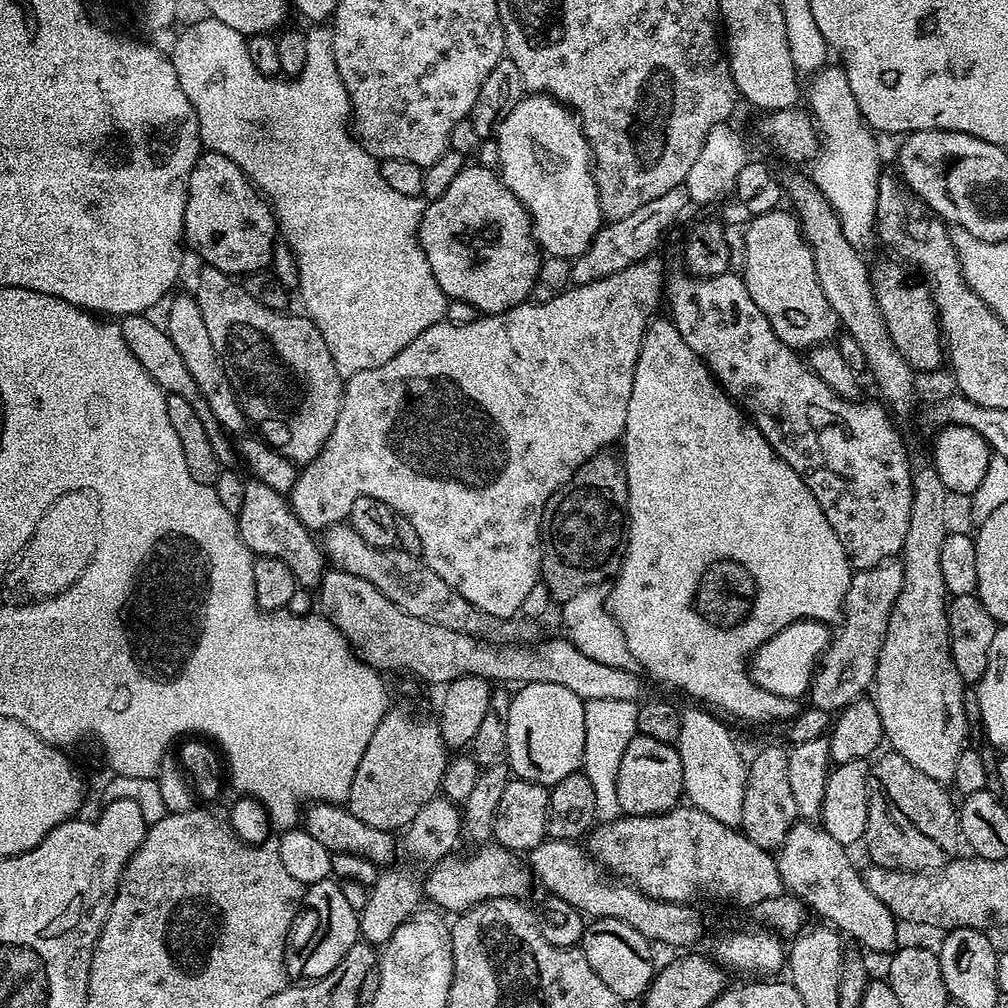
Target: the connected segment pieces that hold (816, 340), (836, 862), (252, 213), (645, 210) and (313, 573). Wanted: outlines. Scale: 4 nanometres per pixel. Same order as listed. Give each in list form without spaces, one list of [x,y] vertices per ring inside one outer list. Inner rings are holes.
[[[784,211],[767,212],[747,221],[742,279],[750,298],[754,298],[754,306],[762,310],[780,341],[788,348],[807,350],[829,343],[837,335],[838,321],[830,302],[826,302],[826,294],[822,294],[814,254],[804,241],[799,219],[791,211]]]
[[[797,822],[775,853],[778,874],[791,895],[798,897],[811,911],[813,908],[818,915],[825,916],[828,919],[825,921],[845,937],[861,940],[872,952],[891,953],[898,944],[897,918],[870,894],[861,869],[852,865],[848,852],[849,849],[834,842],[819,823]]]
[[[205,151],[196,159],[190,174],[184,238],[187,247],[191,251],[193,248],[209,268],[229,274],[262,272],[271,265],[278,243],[276,214],[271,204],[257,192],[247,174],[234,166],[230,158]]]
[[[676,185],[666,192],[658,195],[653,201],[640,206],[633,214],[616,221],[609,221],[602,226],[586,251],[575,257],[572,265],[573,285],[598,282],[610,274],[616,274],[618,270],[625,269],[628,265],[634,265],[640,260],[651,257],[662,236],[668,228],[681,216],[682,212],[690,206],[689,193],[686,186]]]
[[[257,480],[247,481],[243,492],[242,510],[237,513],[237,524],[240,537],[253,555],[276,556],[280,560],[285,560],[295,576],[297,585],[301,589],[312,588],[314,590],[319,587],[321,578],[326,571],[326,558],[323,554],[323,549],[317,539],[315,542],[312,538],[313,533],[294,515],[292,507],[283,493],[276,491],[276,489],[271,489]]]

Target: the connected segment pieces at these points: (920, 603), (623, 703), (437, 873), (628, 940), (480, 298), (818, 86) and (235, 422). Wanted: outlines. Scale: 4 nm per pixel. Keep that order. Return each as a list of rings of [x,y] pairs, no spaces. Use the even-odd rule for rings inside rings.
[[[931,463],[913,467],[912,497],[910,498],[910,526],[906,529],[906,542],[902,553],[904,573],[902,590],[894,610],[890,610],[890,622],[886,626],[886,642],[878,654],[878,666],[874,681],[874,699],[878,718],[882,718],[882,730],[887,747],[897,752],[914,770],[922,770],[939,784],[947,785],[954,778],[958,766],[958,754],[966,747],[970,727],[963,713],[962,696],[965,683],[954,666],[948,637],[948,601],[946,582],[942,582],[942,542],[950,531],[948,525],[948,499],[950,493],[942,486],[936,469]]]
[[[589,700],[585,703],[586,746],[582,771],[594,790],[597,821],[615,820],[621,815],[616,785],[618,766],[622,763],[622,754],[626,746],[630,746],[634,735],[637,707],[637,701],[634,700]]]
[[[489,842],[469,852],[472,853],[461,860],[456,854],[449,854],[427,869],[428,877],[423,877],[422,892],[427,899],[429,896],[437,904],[433,904],[437,909],[445,913],[459,914],[473,908],[475,904],[482,903],[483,900],[524,898],[524,895],[534,888],[534,877],[529,865],[510,849]]]
[[[601,916],[593,919],[584,929],[584,936],[578,945],[586,954],[586,962],[590,962],[590,970],[618,994],[626,1002],[639,1001],[652,985],[652,977],[656,975],[657,965],[652,965],[653,945],[645,936],[638,934],[634,926],[621,920]]]
[[[466,166],[446,194],[425,207],[420,245],[449,301],[468,302],[480,314],[505,312],[525,303],[538,283],[542,249],[532,235],[532,219],[493,169]]]
[[[835,67],[821,68],[811,77],[812,85],[806,88],[807,107],[816,121],[821,146],[811,165],[810,179],[838,214],[846,242],[856,249],[866,250],[872,240],[874,244],[878,182],[882,175],[880,148],[876,145],[877,137],[873,129],[869,128],[864,115],[858,110],[858,102],[854,102],[854,94],[850,91],[850,82],[846,82],[843,67]]]
[[[173,295],[167,301],[169,304],[166,329],[170,340],[174,342],[174,347],[178,353],[182,354],[182,362],[186,364],[191,377],[197,383],[198,390],[201,391],[201,397],[207,401],[207,405],[218,417],[221,426],[229,434],[240,432],[243,430],[244,424],[246,425],[244,406],[241,397],[239,395],[236,397],[237,385],[234,383],[229,369],[220,353],[214,350],[214,342],[210,342],[210,334],[206,330],[206,322],[202,322],[202,310],[198,310],[195,295],[175,296]]]

